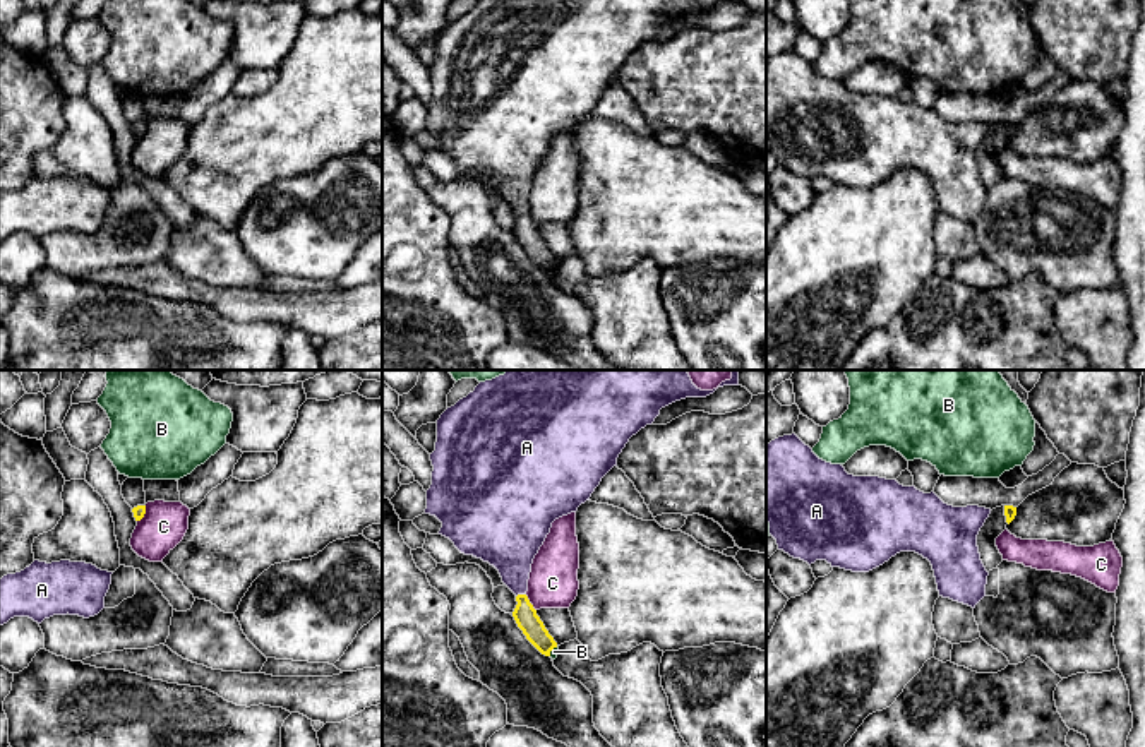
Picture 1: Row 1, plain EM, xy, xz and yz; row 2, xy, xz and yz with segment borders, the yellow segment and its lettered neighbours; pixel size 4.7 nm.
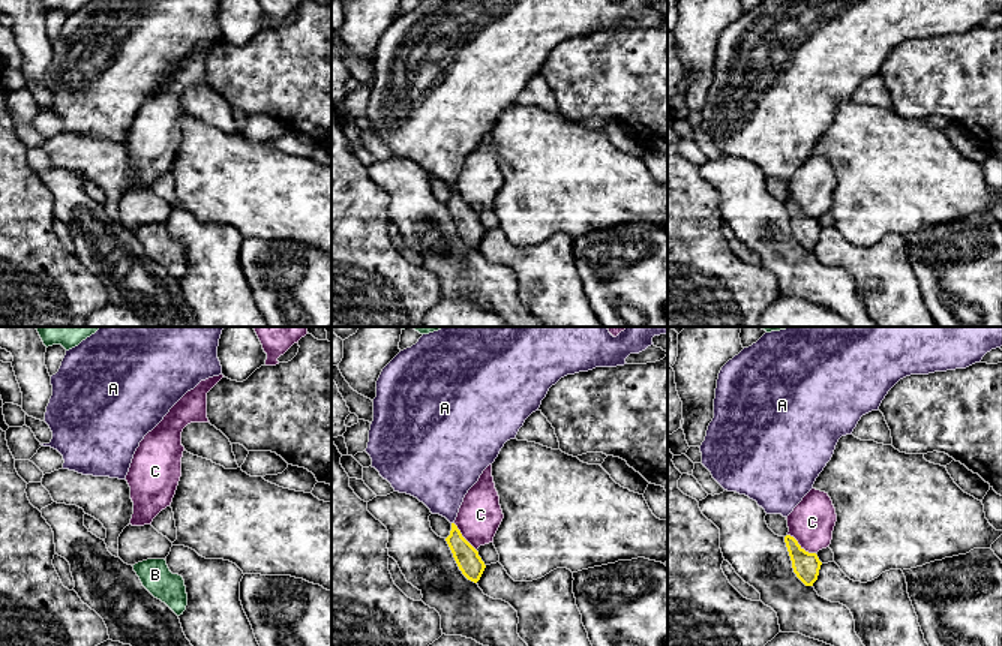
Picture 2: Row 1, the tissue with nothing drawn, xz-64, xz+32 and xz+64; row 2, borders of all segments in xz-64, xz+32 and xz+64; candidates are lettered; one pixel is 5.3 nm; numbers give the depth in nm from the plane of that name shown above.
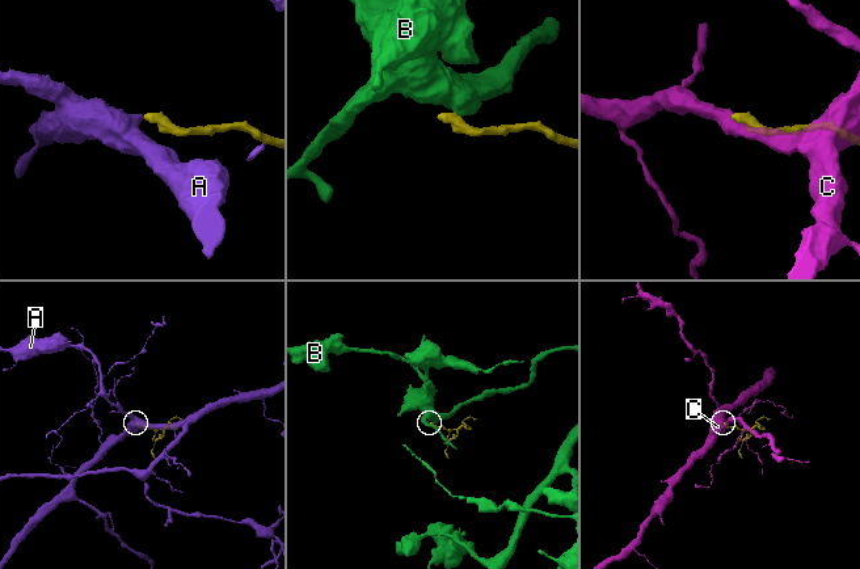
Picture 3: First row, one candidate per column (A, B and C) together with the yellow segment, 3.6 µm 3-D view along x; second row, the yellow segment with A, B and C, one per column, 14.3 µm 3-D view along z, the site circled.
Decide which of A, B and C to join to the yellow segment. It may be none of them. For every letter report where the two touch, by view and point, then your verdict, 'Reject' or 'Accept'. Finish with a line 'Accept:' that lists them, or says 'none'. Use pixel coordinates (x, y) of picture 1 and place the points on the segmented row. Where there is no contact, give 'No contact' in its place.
A: Touches yellow at xz (520, 595). Accept
B: Touches yellow at xz (552, 648). Reject
C: Touches yellow at xz (530, 603). Reject
Accept: A

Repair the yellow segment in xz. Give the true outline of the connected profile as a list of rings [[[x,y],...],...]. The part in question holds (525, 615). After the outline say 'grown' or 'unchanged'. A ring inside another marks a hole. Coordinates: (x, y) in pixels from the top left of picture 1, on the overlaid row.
[[[507,370],[480,382],[437,420],[425,514],[442,523],[439,535],[449,538],[461,553],[482,559],[499,571],[502,583],[516,595],[513,617],[518,627],[542,654],[550,656],[557,642],[537,615],[526,591],[533,559],[552,523],[590,500],[602,478],[617,466],[629,439],[651,425],[662,408],[686,397],[706,397],[715,391],[698,389],[687,370]]]; grown

